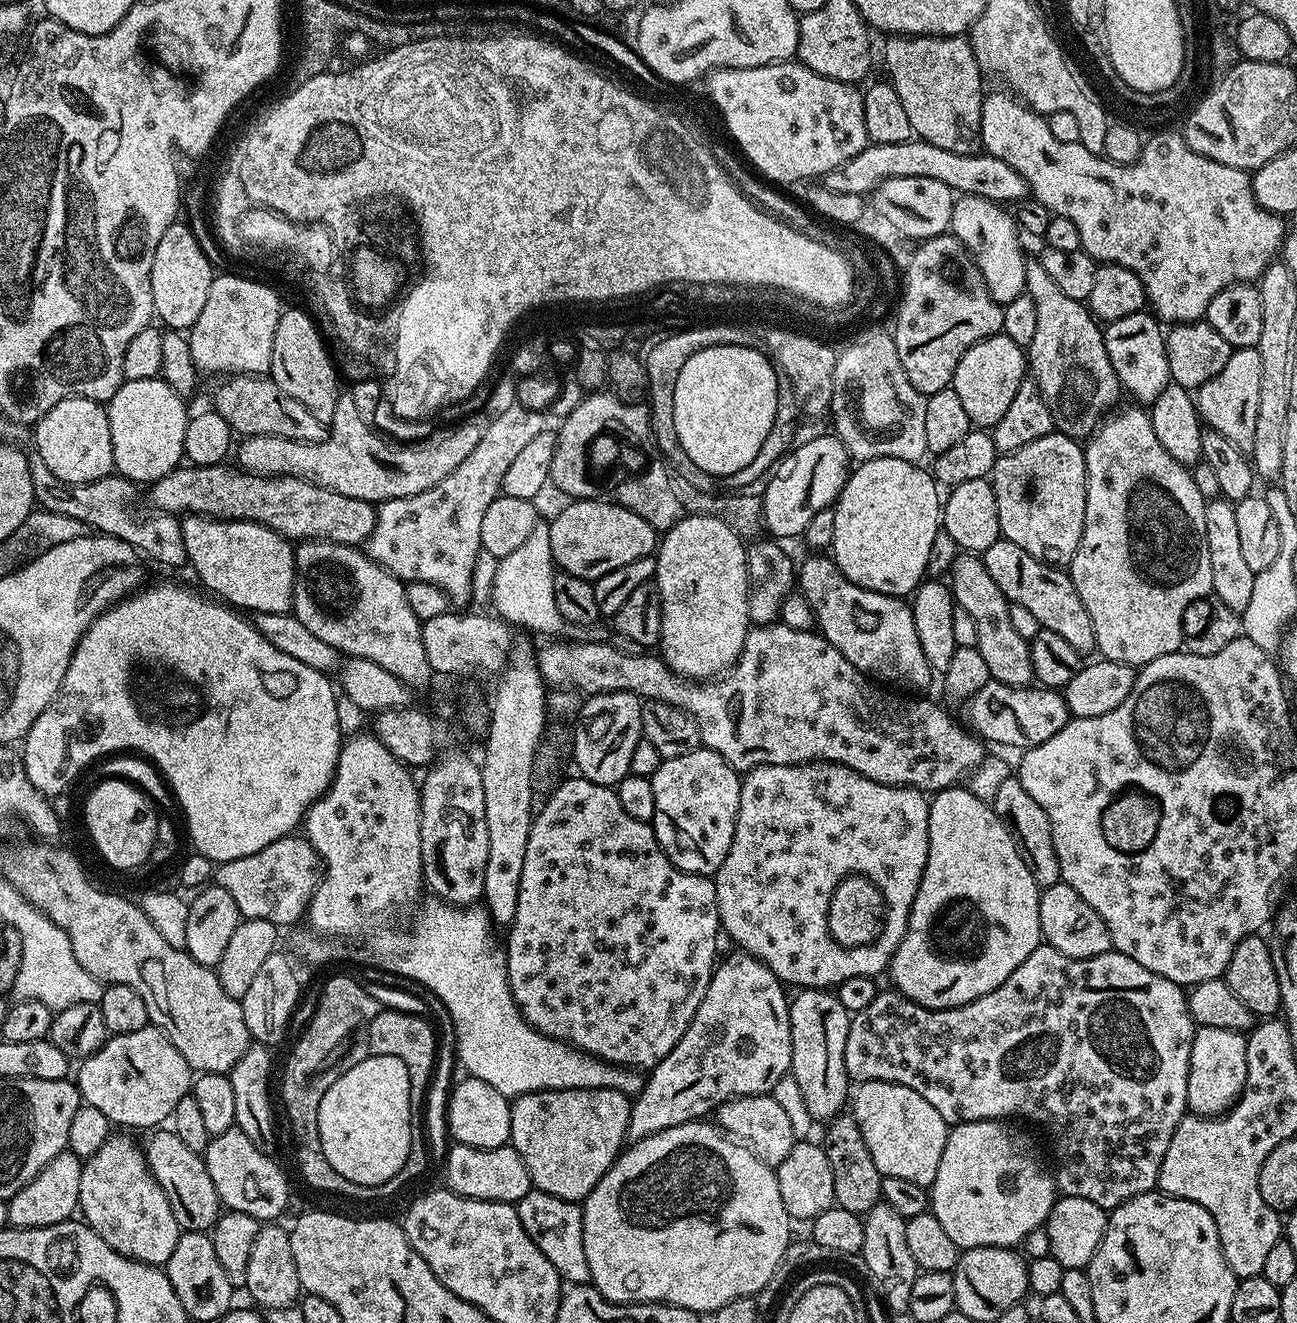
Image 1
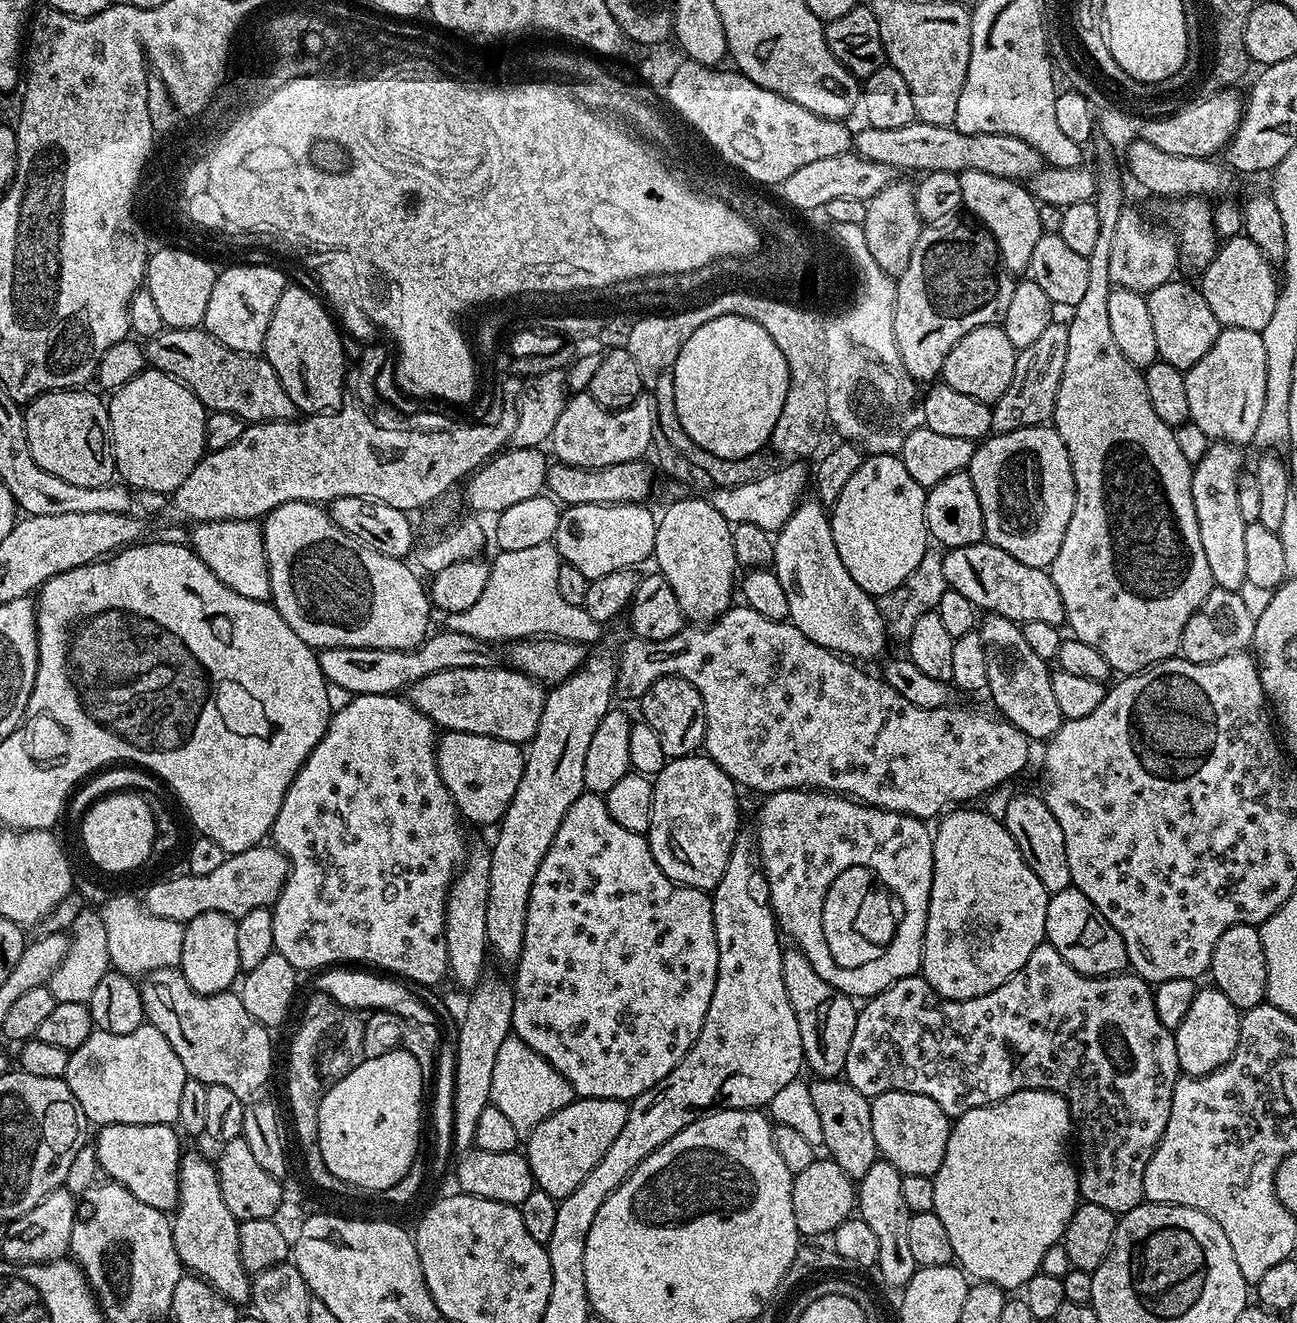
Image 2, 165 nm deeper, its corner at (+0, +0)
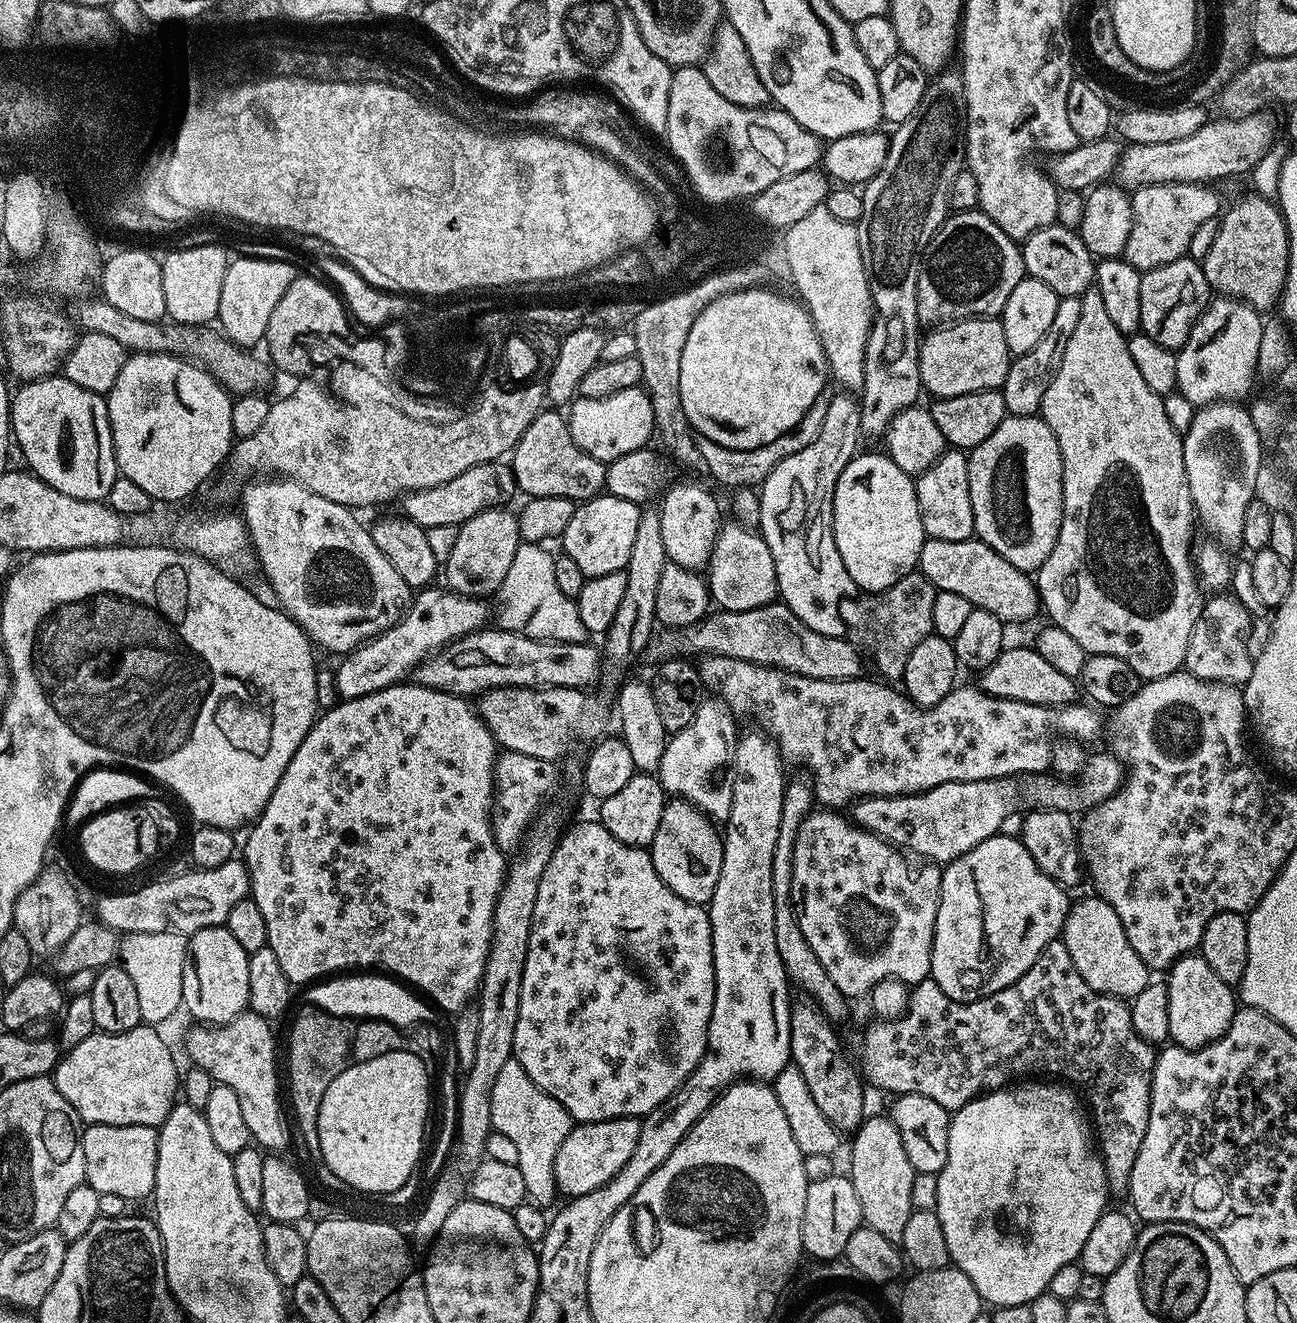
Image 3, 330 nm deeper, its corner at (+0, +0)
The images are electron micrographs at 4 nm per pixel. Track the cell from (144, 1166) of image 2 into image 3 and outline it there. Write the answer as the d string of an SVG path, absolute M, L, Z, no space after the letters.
M89 1124L83 1129L80 1136L80 1149L84 1159L84 1179L93 1188L99 1192L101 1197L117 1196L120 1200L140 1200L143 1196L151 1197L156 1191L156 1159L158 1158L158 1142L156 1141L158 1132L156 1128L147 1128L146 1126L106 1126L105 1124Z

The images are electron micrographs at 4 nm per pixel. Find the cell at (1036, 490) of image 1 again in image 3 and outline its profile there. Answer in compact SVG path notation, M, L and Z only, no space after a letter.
M1039 415L1004 417L1004 421L976 448L967 453L970 474L970 502L974 510L975 535L990 546L1010 566L1032 574L1041 568L1058 542L1058 530L1064 513L1064 463L1054 430Z

